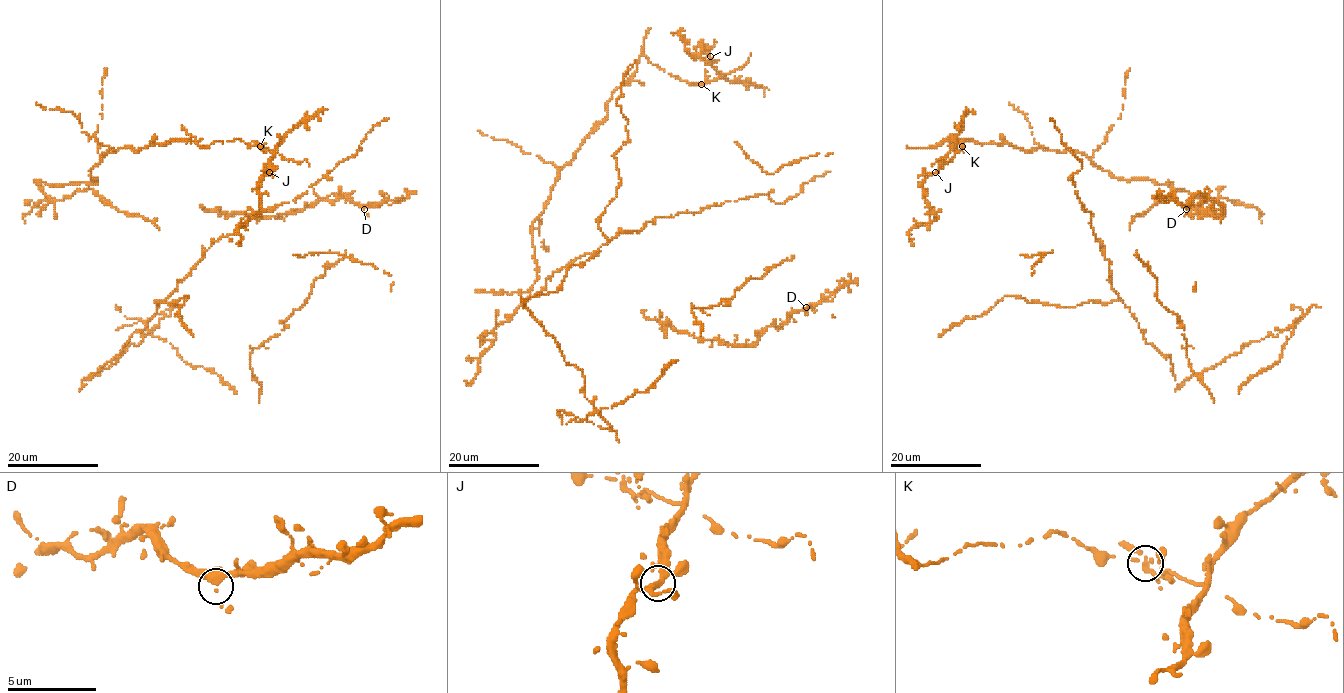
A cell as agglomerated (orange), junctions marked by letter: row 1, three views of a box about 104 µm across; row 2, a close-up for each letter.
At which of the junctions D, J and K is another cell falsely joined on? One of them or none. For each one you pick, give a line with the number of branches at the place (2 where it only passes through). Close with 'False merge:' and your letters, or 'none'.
K: Branches: 3
False merge: K

